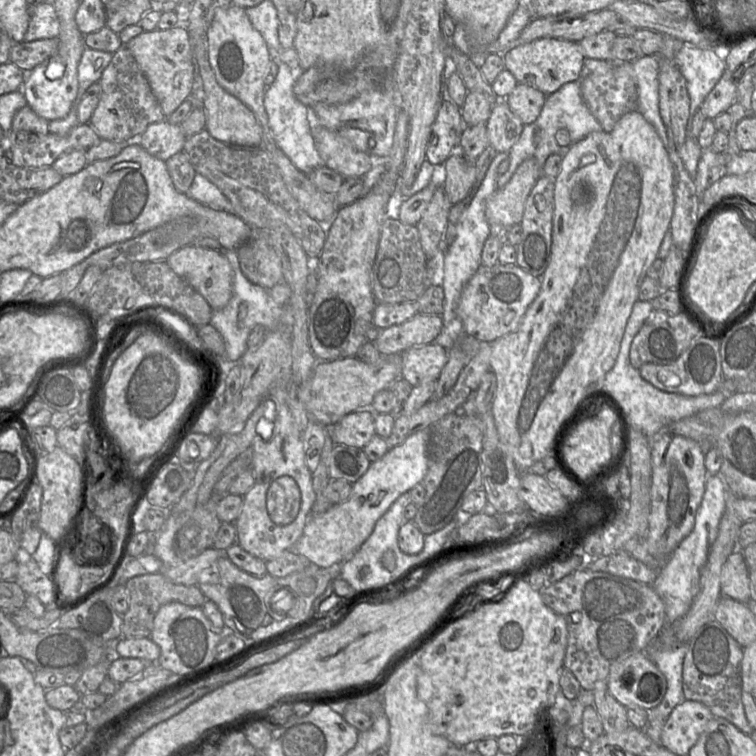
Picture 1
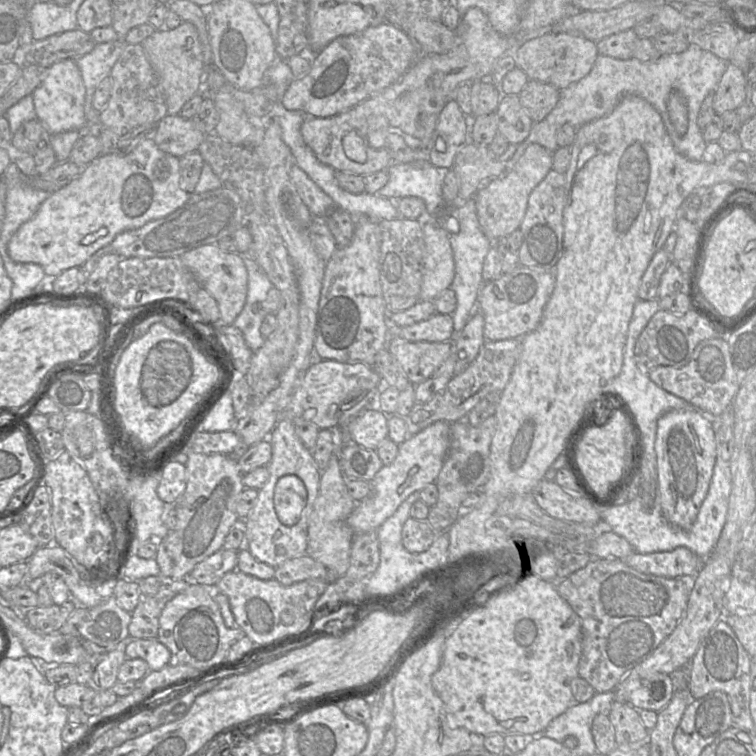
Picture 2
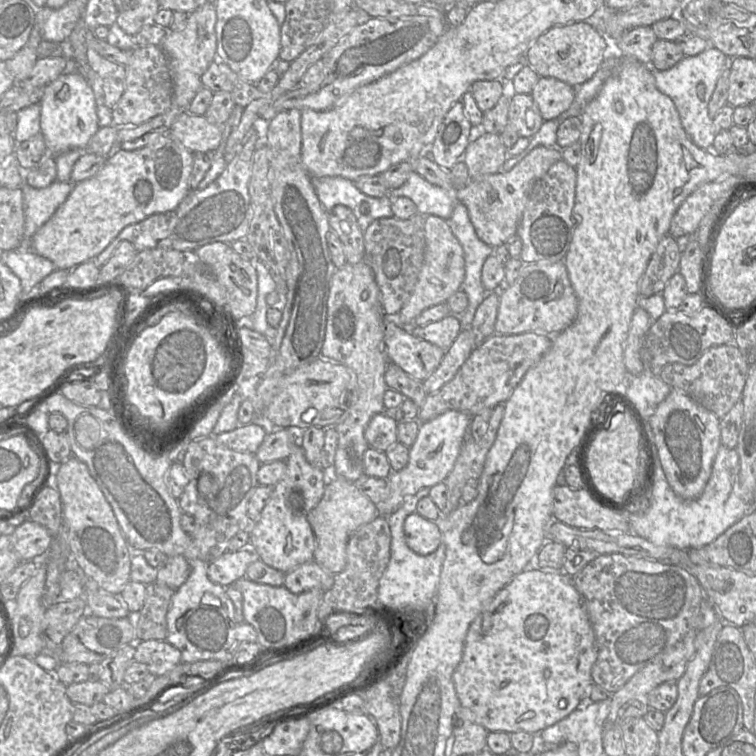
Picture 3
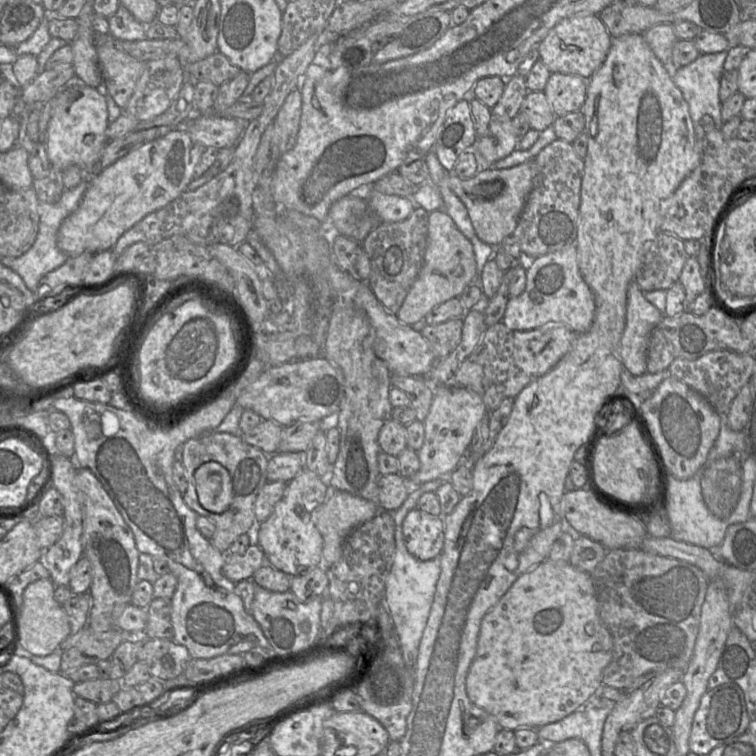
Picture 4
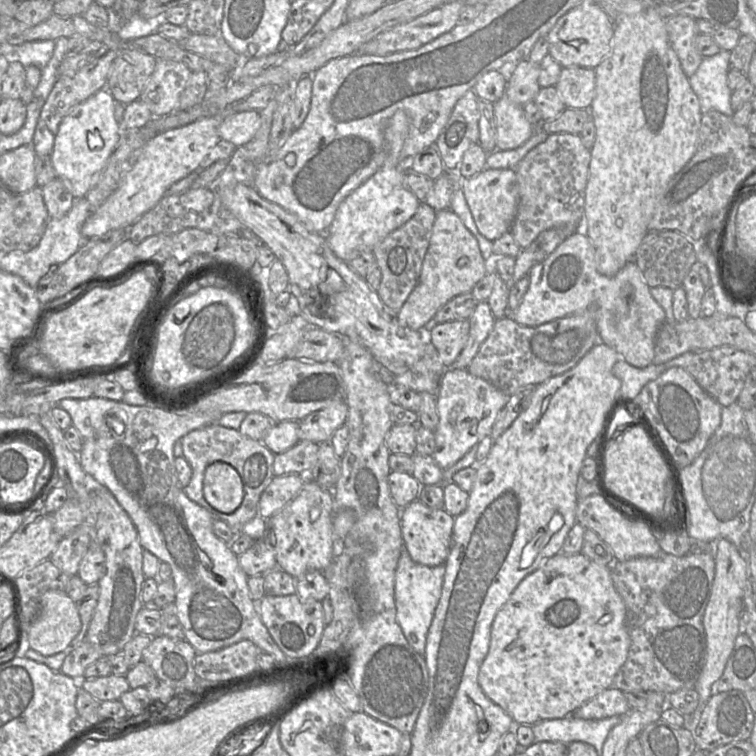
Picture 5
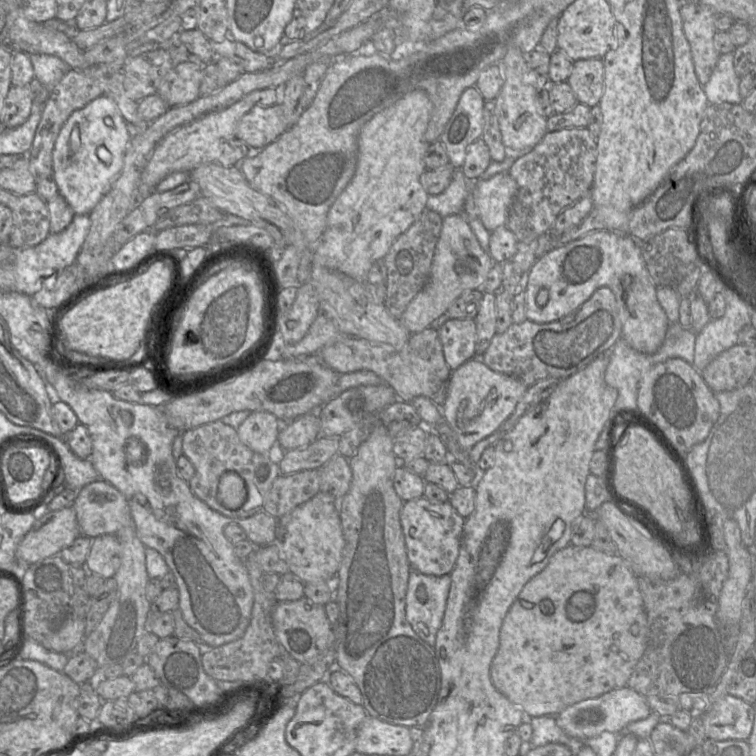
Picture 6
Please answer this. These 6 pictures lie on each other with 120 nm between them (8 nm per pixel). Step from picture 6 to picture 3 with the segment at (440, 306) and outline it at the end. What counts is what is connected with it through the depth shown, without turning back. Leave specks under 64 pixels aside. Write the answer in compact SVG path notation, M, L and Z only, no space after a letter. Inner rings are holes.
M434 215L425 216L424 235L423 264L411 296L396 317L396 321L400 324L413 323L414 319L425 309L439 303L446 303L450 296L461 289L465 277L463 249L447 221Z

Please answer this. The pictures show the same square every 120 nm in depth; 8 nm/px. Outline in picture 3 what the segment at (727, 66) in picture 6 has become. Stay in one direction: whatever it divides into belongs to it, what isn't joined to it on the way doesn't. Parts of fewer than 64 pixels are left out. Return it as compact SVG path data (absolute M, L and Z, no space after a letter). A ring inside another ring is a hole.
M709 47L698 55L684 56L668 70L653 70L656 87L671 98L685 132L692 142L703 150L712 151L713 141L718 134L713 119L709 116L708 105L718 79L731 59L733 58L729 58L719 49Z

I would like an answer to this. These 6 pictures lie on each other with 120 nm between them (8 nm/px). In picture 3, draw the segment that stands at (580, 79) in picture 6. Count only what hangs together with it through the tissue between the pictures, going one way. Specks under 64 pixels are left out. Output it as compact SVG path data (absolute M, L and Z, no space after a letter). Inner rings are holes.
M540 77L531 96L544 121L552 120L567 111L575 99L575 88L551 77Z

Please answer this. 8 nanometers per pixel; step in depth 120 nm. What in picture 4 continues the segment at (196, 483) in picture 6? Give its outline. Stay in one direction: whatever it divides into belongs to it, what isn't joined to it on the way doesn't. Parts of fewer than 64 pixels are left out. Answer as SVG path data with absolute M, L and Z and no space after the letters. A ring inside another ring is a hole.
M210 431L187 440L184 444L182 464L185 468L187 490L183 500L187 506L200 516L207 517L215 525L215 533L209 539L222 553L229 553L231 544L241 535L253 534L256 527L254 503L259 491L268 482L267 465L269 455L259 448L246 443L239 434ZM214 461L224 466L232 480L232 499L229 507L222 513L213 513L199 503L195 486L195 473L204 463Z

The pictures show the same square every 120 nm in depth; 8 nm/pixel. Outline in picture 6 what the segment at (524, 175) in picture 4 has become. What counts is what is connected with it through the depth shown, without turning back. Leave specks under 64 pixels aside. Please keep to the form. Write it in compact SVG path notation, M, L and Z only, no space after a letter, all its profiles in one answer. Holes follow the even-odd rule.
M501 172L488 180L478 179L472 186L472 195L477 208L477 217L489 232L505 226L517 194L517 184L508 172Z

